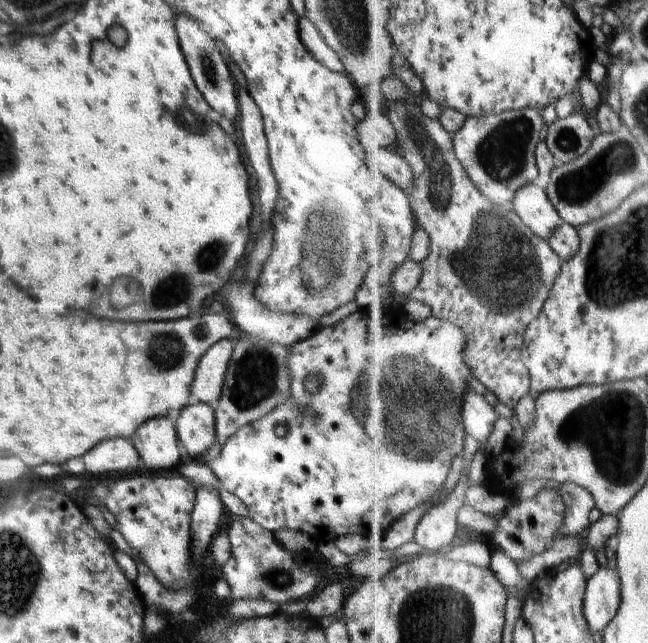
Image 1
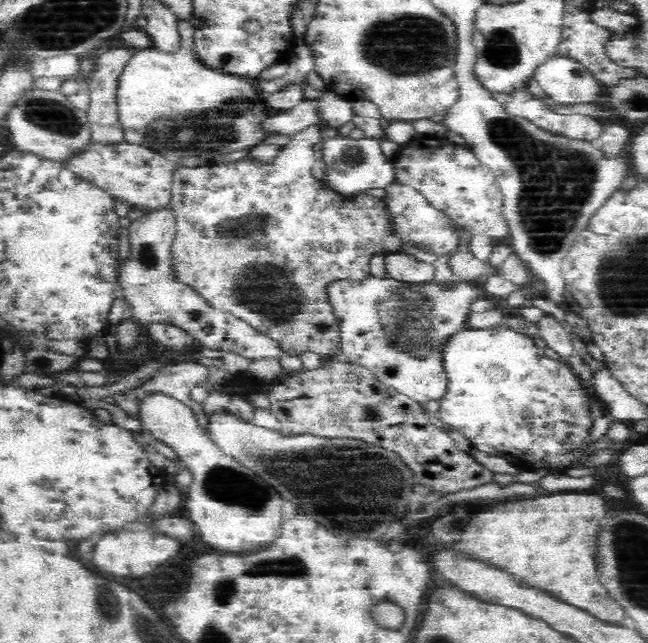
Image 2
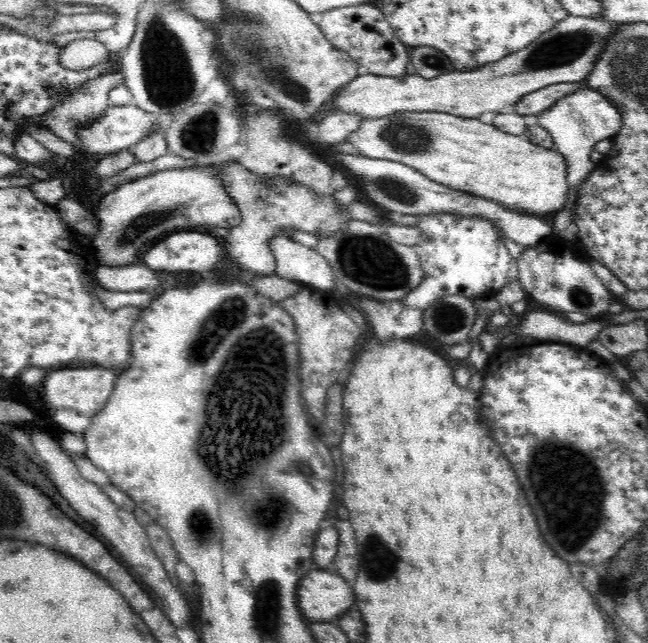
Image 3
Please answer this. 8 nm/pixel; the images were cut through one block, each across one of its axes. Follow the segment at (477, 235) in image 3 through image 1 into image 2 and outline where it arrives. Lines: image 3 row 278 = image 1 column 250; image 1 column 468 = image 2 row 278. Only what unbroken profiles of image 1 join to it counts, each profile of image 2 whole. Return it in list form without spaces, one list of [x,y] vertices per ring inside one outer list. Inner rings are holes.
[[[370,275],[368,278],[336,278],[328,282],[324,292],[339,329],[335,349],[348,358],[348,363],[370,369],[380,382],[423,405],[428,400],[440,400],[449,383],[444,366],[445,346],[454,334],[469,329],[470,306],[482,296],[478,284],[456,280],[442,284],[434,278],[426,282],[408,282],[387,275],[386,278]]]

